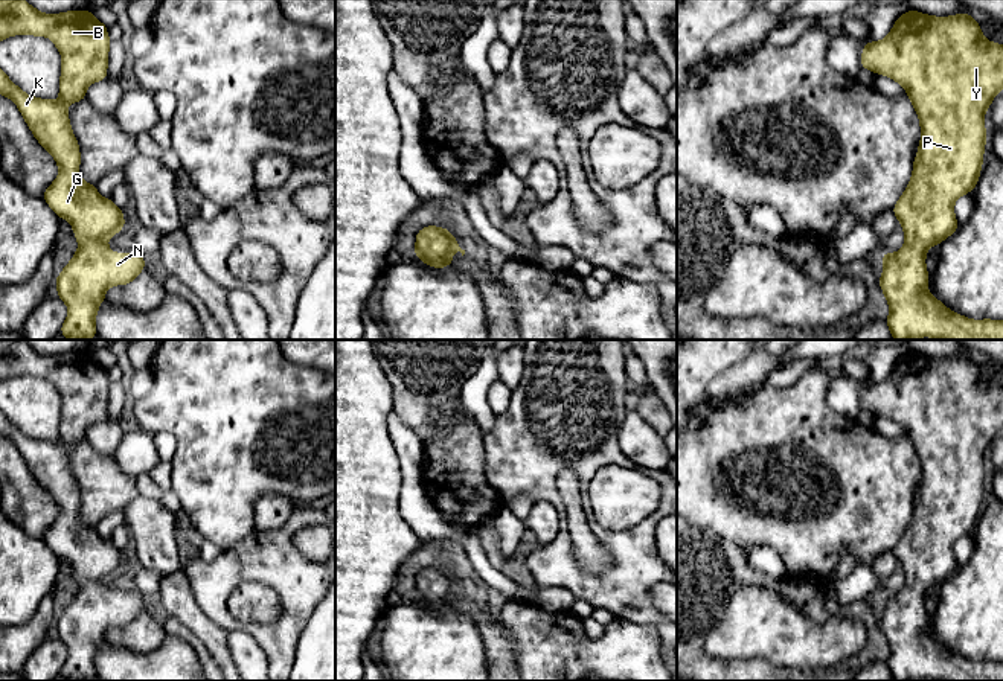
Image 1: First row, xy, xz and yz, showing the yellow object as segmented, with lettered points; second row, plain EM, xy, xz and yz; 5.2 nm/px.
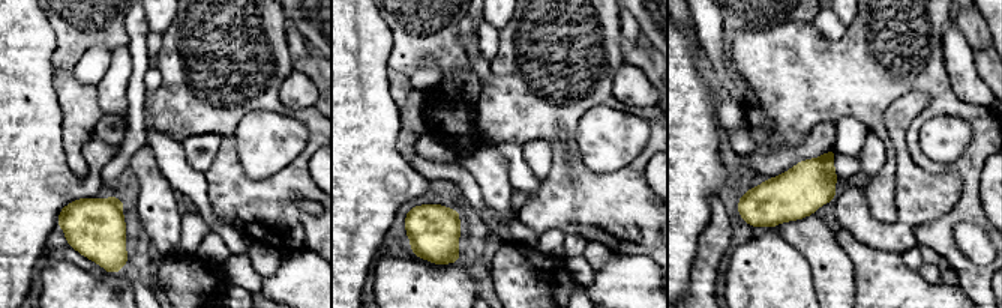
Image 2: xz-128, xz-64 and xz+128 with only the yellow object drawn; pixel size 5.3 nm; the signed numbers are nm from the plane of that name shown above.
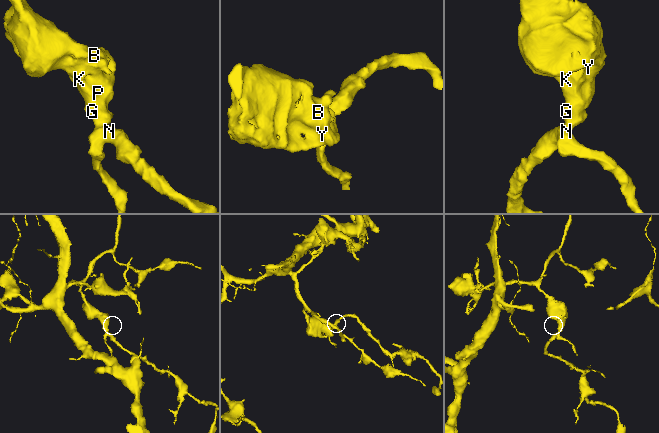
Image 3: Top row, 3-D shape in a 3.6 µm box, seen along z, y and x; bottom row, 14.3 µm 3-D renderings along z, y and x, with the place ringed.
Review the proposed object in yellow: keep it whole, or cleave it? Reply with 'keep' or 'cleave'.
keep

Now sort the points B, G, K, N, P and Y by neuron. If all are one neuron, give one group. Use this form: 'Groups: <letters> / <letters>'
Groups: B G K N P Y

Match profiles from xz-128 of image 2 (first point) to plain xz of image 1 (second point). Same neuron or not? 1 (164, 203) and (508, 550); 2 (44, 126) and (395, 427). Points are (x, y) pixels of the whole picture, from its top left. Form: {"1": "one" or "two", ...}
{"1": "one", "2": "two"}

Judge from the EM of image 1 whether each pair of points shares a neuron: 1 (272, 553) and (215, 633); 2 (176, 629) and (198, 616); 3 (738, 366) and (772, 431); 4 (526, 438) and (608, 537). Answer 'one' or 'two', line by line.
1: two
2: two
3: two
4: one

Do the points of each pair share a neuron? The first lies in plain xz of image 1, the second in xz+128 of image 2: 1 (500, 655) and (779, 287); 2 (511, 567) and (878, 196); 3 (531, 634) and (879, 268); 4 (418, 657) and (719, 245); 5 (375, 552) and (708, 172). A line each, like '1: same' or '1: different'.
1: different
2: different
3: same
4: different
5: same

